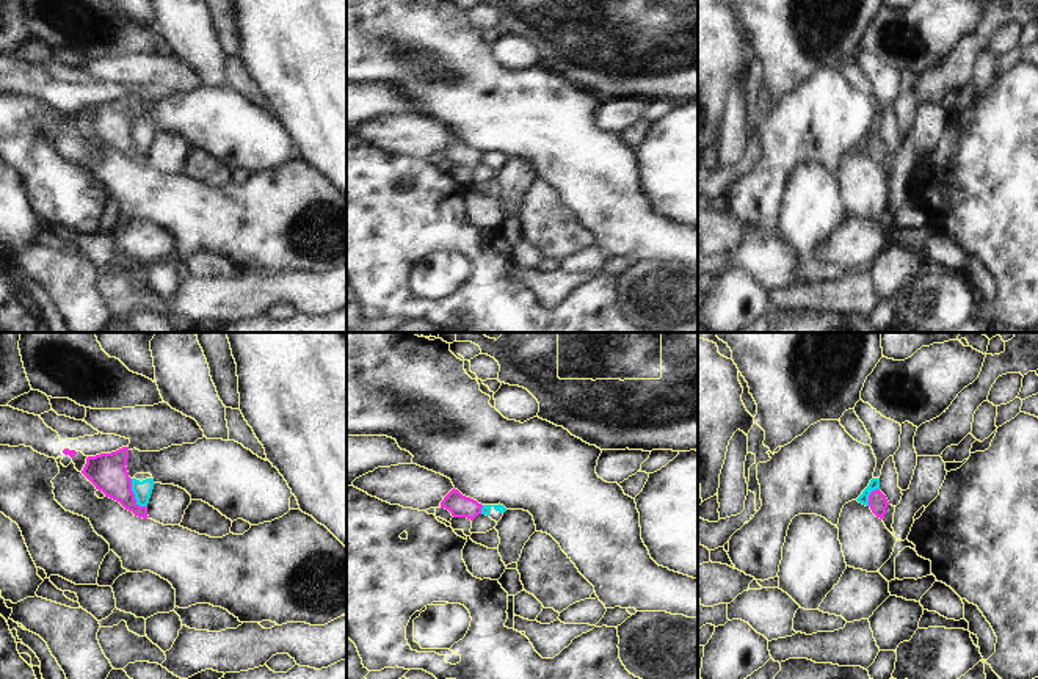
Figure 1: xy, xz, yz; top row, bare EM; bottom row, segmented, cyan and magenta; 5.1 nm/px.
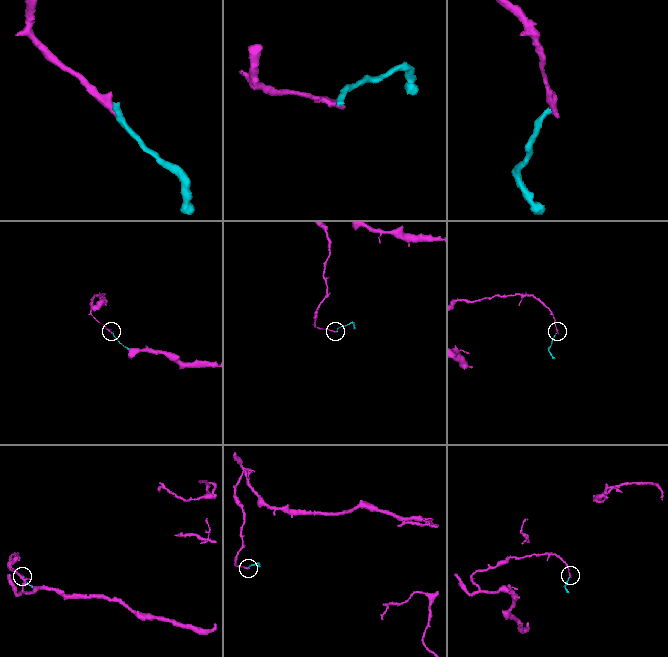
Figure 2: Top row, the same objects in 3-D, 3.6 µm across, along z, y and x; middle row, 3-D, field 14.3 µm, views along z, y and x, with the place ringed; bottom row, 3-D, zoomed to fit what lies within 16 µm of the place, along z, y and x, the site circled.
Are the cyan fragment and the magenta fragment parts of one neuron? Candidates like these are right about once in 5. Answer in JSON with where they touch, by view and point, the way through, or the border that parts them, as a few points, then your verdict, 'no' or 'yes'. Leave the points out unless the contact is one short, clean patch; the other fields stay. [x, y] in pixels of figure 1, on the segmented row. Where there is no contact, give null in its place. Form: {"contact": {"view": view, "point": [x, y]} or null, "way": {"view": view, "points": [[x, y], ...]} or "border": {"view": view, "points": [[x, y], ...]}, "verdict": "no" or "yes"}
{"contact": {"view": "xy", "point": [135, 496]}, "border": {"view": "xy", "points": [[130, 479], [135, 501], [146, 507]]}, "verdict": "no"}

